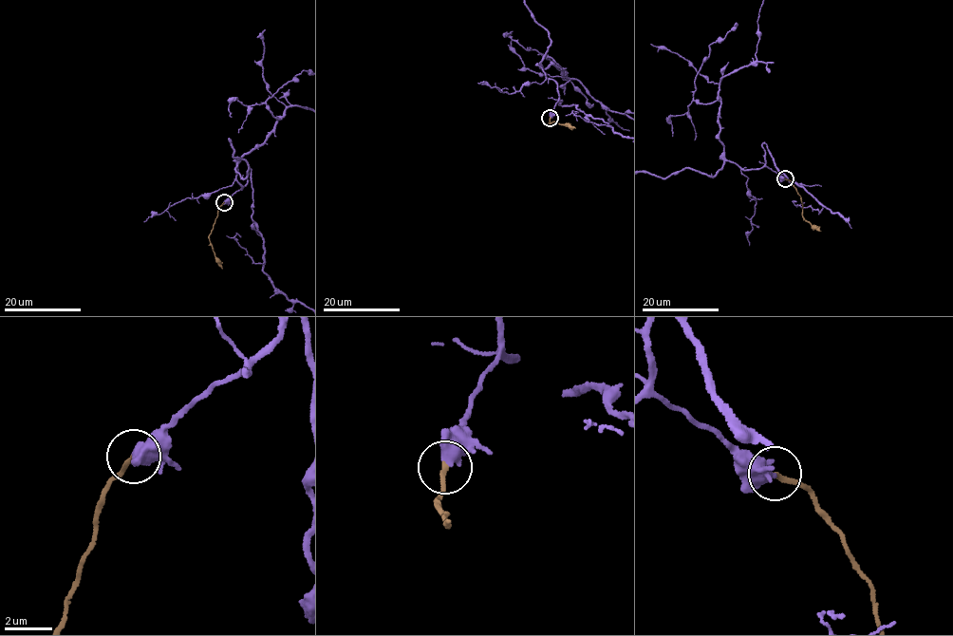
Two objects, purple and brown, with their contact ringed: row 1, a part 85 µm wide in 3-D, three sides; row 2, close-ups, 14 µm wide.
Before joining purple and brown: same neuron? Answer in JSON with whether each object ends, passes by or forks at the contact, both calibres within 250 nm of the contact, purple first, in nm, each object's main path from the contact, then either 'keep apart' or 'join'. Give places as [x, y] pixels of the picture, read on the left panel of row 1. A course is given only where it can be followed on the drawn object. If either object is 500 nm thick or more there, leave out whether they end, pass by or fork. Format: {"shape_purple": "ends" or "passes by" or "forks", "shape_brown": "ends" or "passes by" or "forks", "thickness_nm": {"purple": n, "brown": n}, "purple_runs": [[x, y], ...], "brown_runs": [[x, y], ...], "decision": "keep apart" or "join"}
{"thickness_nm": {"purple": 650, "brown": 200}, "brown_runs": [[224, 202], [219, 207], [209, 240], [222, 269]], "decision": "join"}

